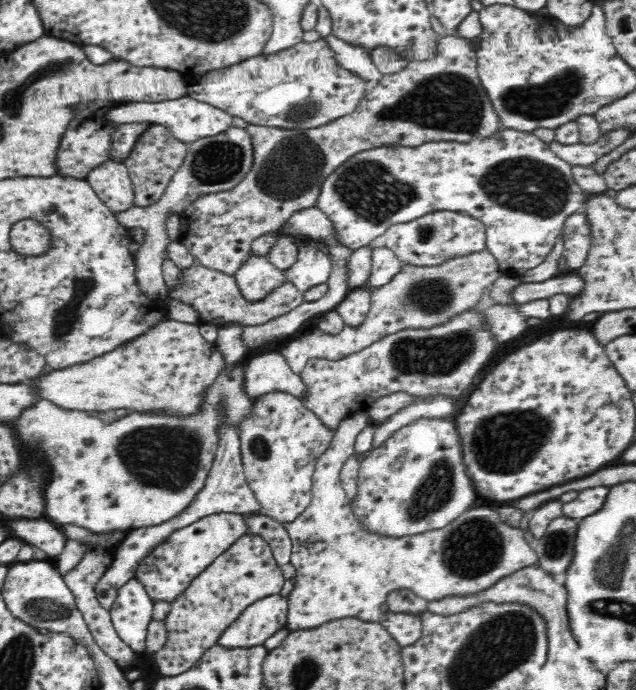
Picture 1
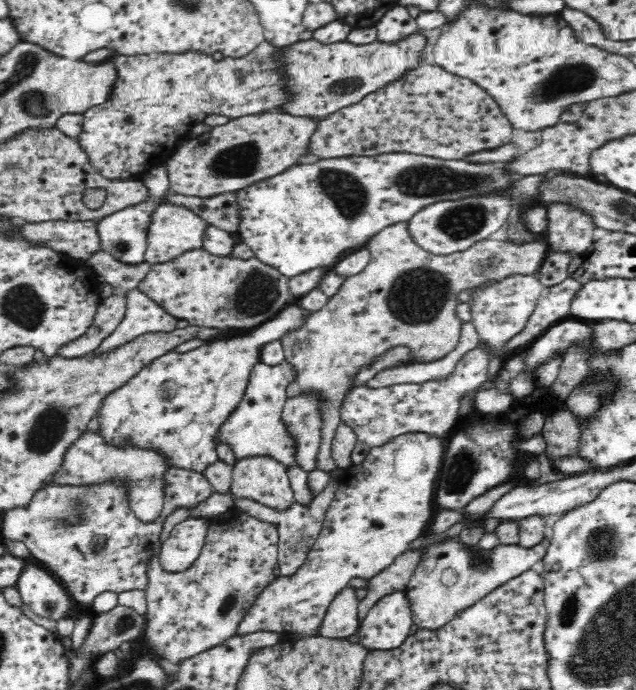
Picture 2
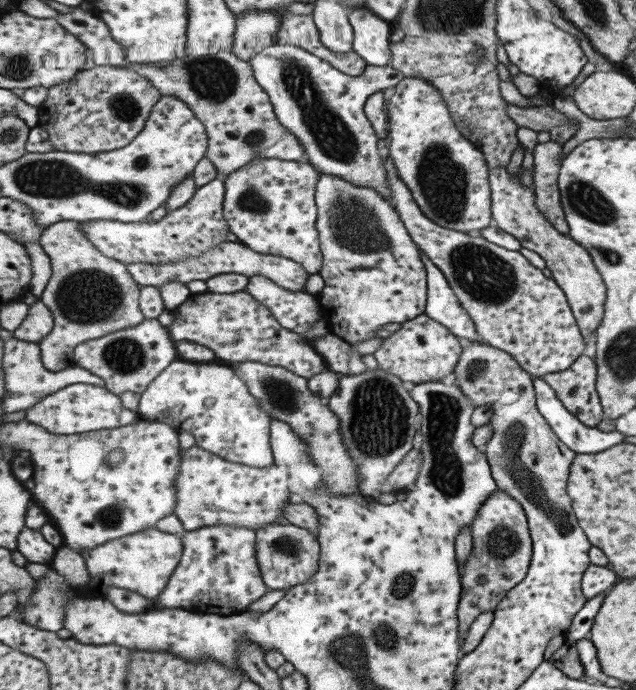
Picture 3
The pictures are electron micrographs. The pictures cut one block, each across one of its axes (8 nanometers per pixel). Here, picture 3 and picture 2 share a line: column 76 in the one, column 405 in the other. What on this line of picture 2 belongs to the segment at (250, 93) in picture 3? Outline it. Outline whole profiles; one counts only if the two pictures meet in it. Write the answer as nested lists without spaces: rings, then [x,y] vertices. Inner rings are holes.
[[[404,6],[389,8],[375,24],[377,39],[381,41],[397,41],[417,28],[416,19],[408,13]]]

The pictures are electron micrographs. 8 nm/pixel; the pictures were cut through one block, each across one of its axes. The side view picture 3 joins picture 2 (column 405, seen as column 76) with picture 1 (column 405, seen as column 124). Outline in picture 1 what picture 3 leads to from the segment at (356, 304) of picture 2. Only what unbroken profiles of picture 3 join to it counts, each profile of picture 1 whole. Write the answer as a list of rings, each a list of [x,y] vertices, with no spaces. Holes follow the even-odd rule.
[[[487,248],[482,249],[482,252],[472,252],[472,254],[466,254],[466,256],[448,258],[444,262],[436,264],[436,266],[415,266],[414,264],[404,263],[404,266],[400,267],[400,270],[392,276],[392,280],[388,284],[372,288],[370,310],[368,310],[366,318],[362,320],[362,324],[344,325],[337,333],[326,333],[318,327],[312,328],[308,332],[300,334],[300,336],[296,335],[294,340],[287,339],[286,345],[280,349],[280,352],[289,364],[291,371],[299,375],[310,359],[342,360],[353,352],[368,348],[374,341],[380,340],[383,336],[402,330],[428,330],[428,328],[434,328],[434,326],[442,326],[450,323],[459,315],[474,311],[482,292],[488,286],[494,284],[503,274],[497,258]]]

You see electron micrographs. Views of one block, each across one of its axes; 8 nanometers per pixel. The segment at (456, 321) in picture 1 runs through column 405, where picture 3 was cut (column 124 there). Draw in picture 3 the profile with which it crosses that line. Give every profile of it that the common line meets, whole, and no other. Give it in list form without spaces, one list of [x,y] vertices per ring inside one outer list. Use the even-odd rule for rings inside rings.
[[[146,319],[139,326],[117,331],[107,336],[81,343],[75,351],[75,364],[100,376],[110,392],[143,394],[171,363],[179,358],[176,341],[169,327],[159,320]]]

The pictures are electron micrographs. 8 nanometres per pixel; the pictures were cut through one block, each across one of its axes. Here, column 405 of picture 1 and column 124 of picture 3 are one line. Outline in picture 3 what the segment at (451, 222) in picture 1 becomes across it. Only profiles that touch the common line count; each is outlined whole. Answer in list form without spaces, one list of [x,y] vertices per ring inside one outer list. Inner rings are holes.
[[[212,180],[209,184],[198,188],[193,198],[179,208],[168,212],[159,222],[153,222],[148,219],[145,222],[123,223],[118,220],[93,220],[93,222],[81,222],[81,229],[85,231],[85,235],[89,240],[93,241],[96,248],[101,249],[106,256],[119,260],[121,263],[129,264],[170,264],[186,258],[194,258],[202,256],[209,249],[224,244],[229,241],[227,235],[231,231],[231,224],[225,218],[224,202],[225,202],[226,186],[223,180]]]

